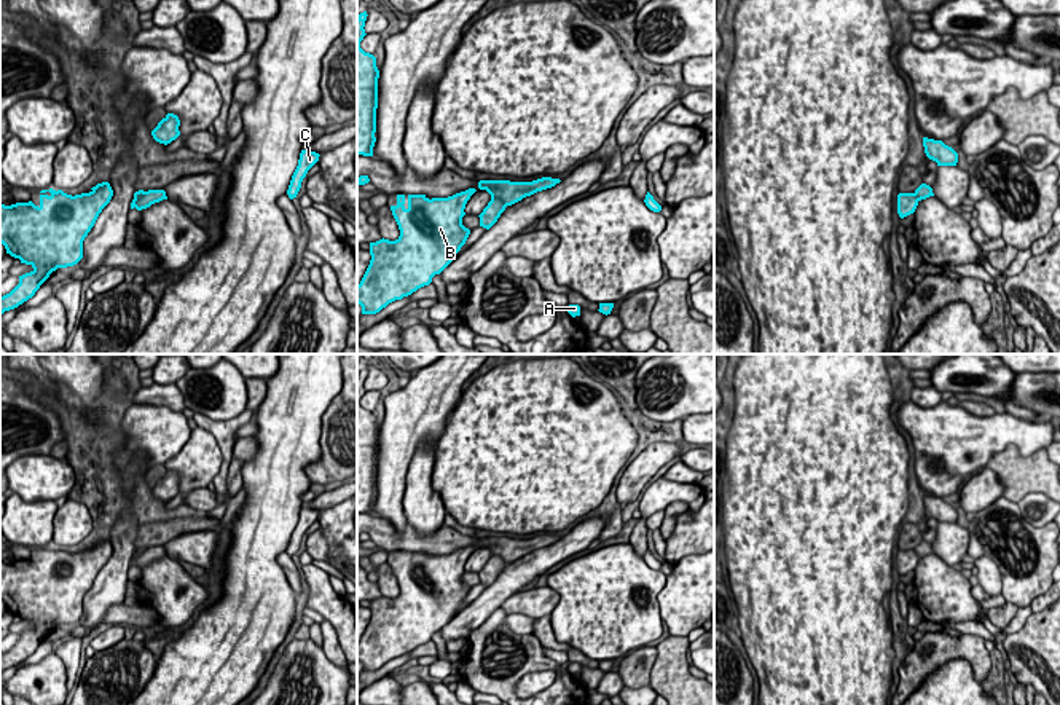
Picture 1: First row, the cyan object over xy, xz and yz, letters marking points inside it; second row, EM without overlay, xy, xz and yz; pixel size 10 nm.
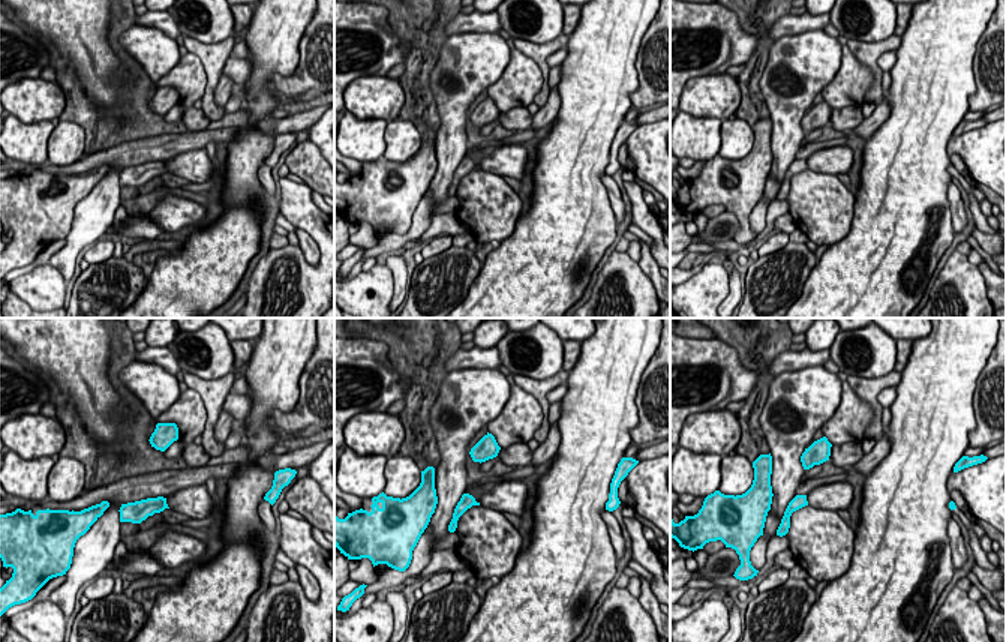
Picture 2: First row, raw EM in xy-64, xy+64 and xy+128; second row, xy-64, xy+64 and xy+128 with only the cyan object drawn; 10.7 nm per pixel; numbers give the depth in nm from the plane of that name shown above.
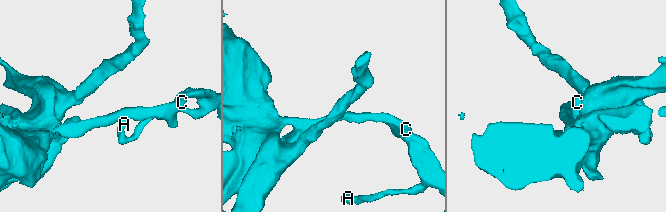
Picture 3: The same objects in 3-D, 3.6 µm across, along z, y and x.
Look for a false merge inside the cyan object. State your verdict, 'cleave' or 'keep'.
keep

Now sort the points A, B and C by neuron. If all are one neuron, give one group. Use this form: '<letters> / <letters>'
A B C

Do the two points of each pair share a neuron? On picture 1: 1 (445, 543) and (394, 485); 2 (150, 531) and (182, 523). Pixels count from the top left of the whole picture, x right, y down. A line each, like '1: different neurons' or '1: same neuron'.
1: different neurons
2: same neuron

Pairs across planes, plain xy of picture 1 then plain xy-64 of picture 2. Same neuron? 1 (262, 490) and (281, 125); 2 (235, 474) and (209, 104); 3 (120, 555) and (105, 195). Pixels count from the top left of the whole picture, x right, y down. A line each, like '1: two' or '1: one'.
1: two
2: two
3: one

